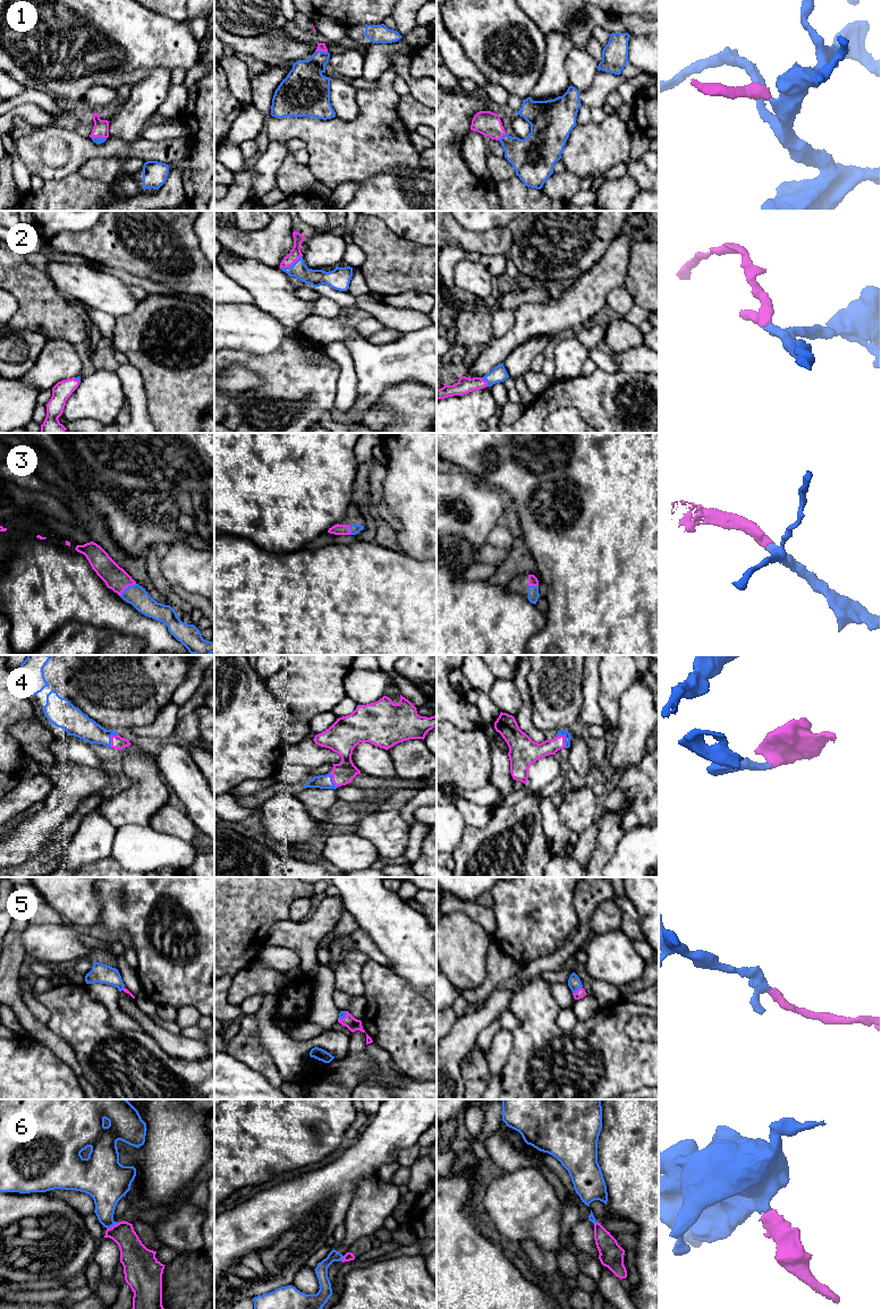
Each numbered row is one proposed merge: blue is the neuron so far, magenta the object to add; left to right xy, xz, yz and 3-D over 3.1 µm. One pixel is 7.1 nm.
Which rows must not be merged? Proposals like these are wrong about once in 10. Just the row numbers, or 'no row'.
6

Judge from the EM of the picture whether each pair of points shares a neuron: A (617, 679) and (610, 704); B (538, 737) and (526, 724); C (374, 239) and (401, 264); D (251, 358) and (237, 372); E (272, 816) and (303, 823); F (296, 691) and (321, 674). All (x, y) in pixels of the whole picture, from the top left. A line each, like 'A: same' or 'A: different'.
A: same
B: same
C: same
D: different
E: same
F: same

